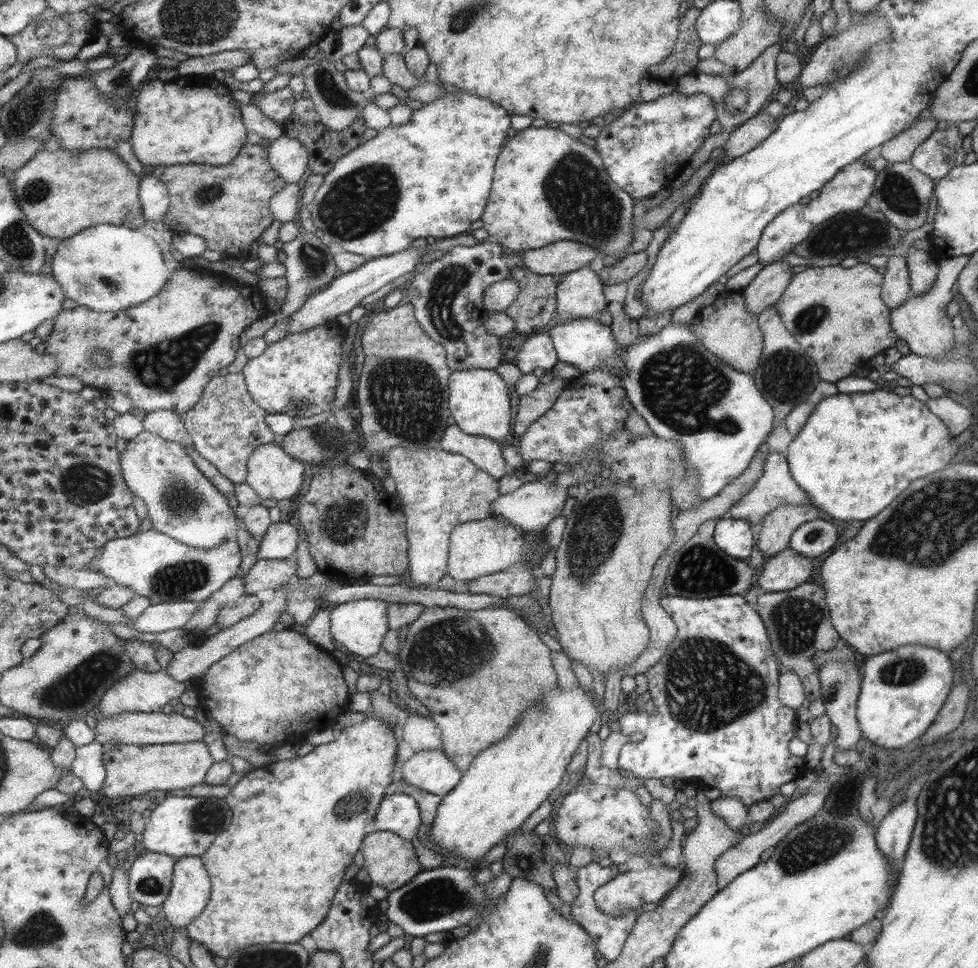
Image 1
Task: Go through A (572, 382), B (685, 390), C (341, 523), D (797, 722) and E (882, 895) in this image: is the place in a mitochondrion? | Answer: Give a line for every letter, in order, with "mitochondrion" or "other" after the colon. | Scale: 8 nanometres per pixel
A: other
B: mitochondrion
C: mitochondrion
D: other
E: other

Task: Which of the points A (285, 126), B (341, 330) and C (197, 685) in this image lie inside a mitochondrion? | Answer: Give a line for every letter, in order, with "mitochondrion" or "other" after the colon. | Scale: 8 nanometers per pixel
A: other
B: other
C: other

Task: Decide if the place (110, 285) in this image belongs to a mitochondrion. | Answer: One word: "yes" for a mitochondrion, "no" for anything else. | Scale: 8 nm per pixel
yes

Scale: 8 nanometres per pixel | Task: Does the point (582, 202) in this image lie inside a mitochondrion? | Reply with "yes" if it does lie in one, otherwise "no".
yes

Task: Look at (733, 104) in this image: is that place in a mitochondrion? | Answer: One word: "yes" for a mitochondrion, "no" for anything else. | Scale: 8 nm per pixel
yes

